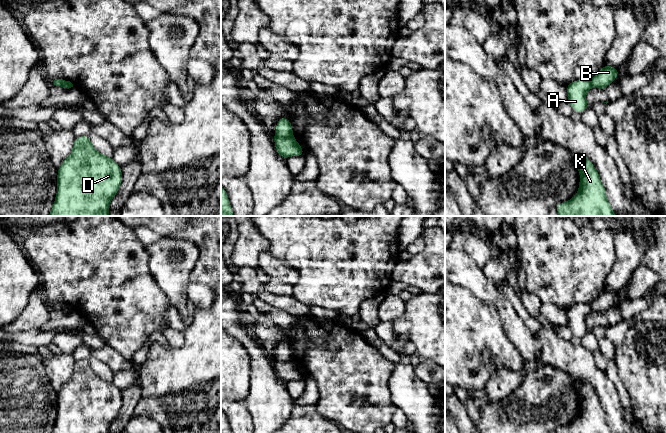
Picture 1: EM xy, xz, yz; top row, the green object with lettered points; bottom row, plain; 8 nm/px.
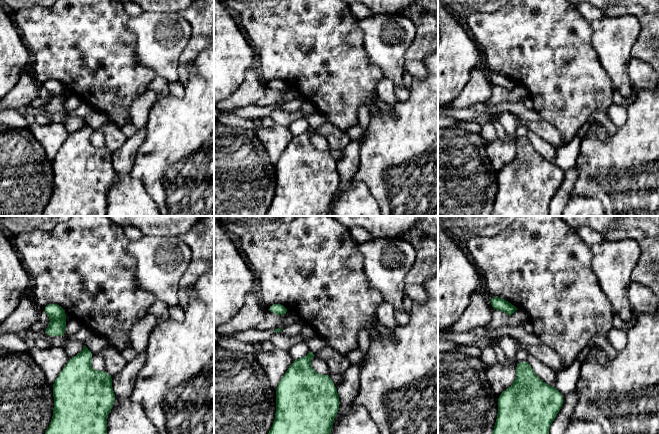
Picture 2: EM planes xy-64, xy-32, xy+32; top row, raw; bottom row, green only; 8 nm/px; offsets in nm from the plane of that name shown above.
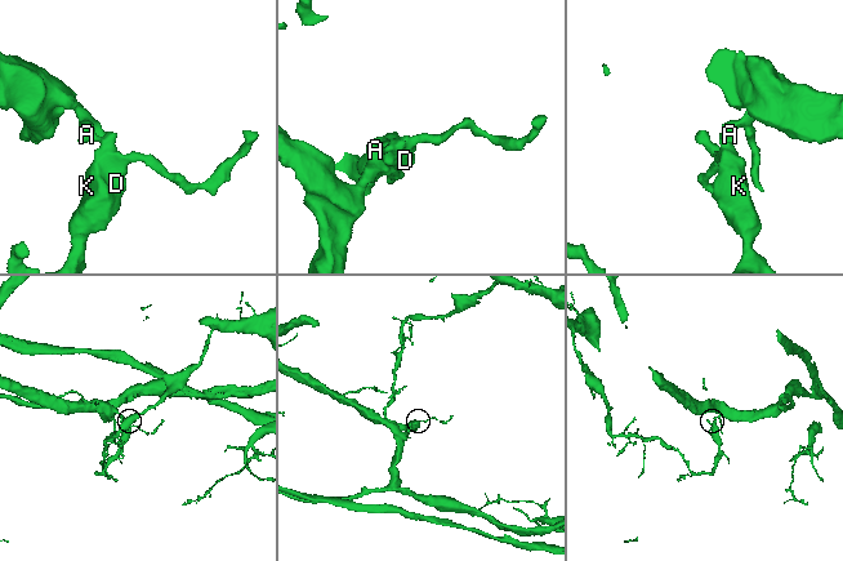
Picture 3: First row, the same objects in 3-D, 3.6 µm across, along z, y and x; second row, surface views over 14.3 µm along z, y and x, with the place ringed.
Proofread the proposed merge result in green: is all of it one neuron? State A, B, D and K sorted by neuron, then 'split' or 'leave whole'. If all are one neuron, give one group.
A D K / B | split

